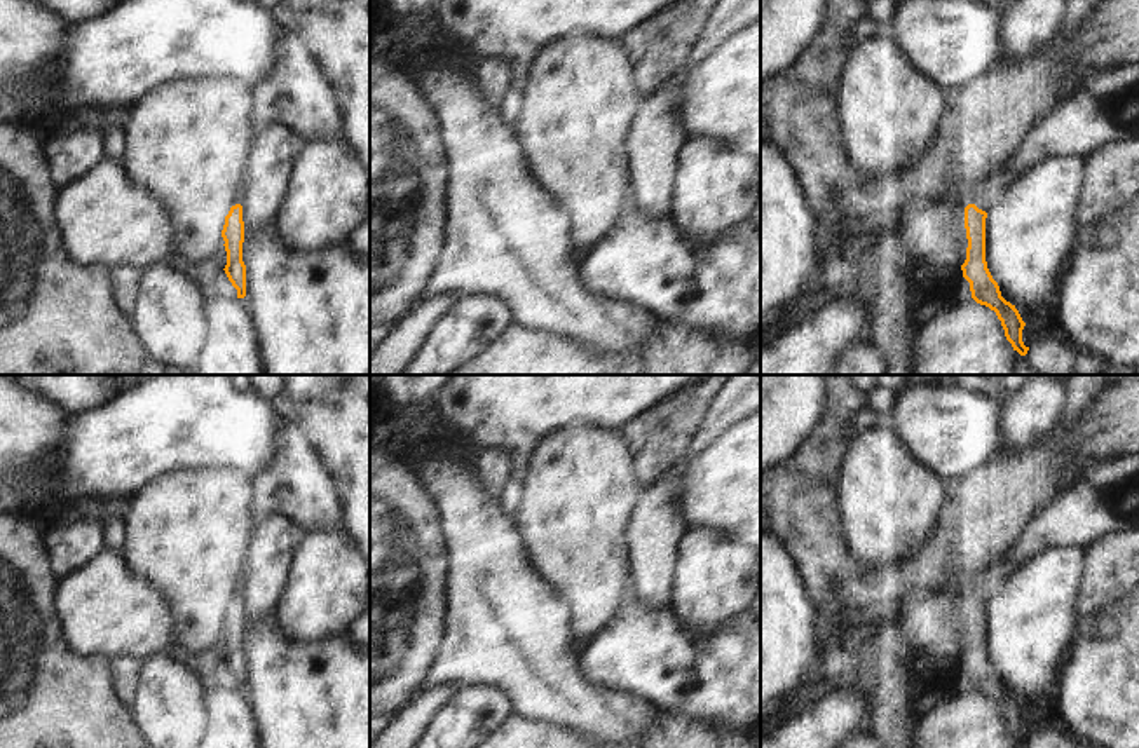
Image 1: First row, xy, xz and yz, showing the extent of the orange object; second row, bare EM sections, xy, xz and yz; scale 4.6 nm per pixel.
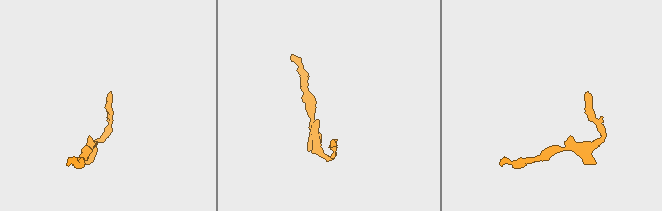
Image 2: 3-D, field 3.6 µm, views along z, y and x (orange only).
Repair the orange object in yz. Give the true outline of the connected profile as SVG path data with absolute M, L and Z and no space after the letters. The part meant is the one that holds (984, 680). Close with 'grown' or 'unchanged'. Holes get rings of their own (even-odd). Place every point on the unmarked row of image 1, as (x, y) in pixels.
M986 574L977 577L959 577L959 593L965 595L966 650L961 656L963 668L970 673L972 689L996 703L1013 741L1026 746L1029 738L1022 732L1022 711L1015 696L1001 687L998 673L992 670L986 652L986 609L989 598L1005 579L989 579Z; grown

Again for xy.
M239 574L234 588L232 598L225 607L225 615L222 621L222 628L225 631L227 642L227 656L225 664L232 677L237 680L237 689L246 687L246 656L242 652L242 633L244 633L244 612L242 612L242 579L244 575Z; grown

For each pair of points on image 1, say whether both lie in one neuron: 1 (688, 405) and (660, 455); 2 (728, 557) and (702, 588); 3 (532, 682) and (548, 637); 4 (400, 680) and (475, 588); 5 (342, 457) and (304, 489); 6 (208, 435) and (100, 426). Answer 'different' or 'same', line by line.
1: same
2: same
3: same
4: different
5: different
6: same

